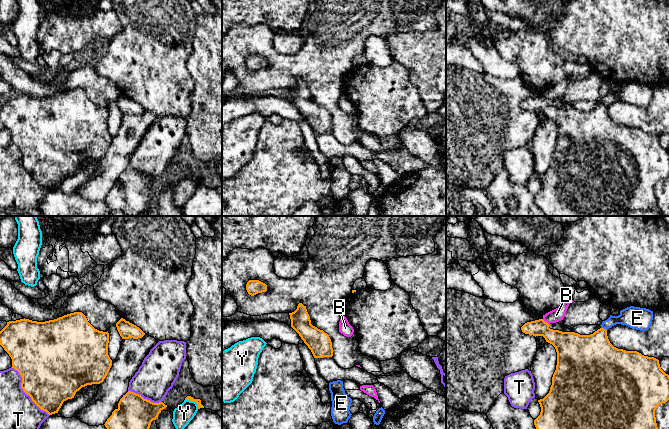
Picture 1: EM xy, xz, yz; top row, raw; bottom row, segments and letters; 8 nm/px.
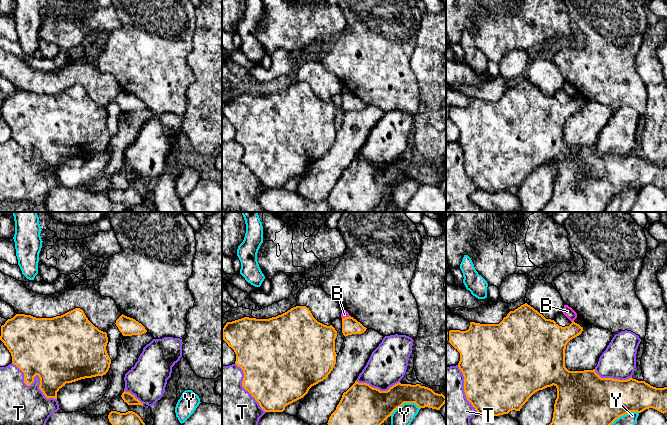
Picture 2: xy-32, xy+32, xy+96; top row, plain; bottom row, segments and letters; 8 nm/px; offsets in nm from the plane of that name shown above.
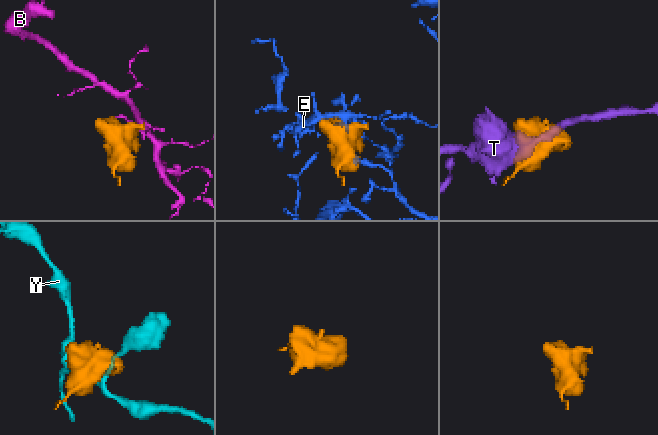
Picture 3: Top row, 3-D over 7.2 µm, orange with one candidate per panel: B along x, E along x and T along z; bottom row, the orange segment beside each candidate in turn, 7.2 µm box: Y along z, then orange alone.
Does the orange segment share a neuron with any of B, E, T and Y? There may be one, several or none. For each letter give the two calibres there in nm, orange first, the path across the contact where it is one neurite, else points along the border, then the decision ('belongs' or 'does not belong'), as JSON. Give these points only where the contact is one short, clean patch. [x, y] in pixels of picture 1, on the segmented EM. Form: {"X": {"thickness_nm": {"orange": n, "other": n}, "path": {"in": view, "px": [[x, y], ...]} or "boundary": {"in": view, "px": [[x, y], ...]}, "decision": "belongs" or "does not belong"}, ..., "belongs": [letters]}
{"B": {"thickness_nm": {"orange": 190, "other": 110}, "decision": "does not belong"}, "E": {"thickness_nm": {"orange": 380, "other": 160}, "decision": "does not belong"}, "T": {"thickness_nm": {"orange": 460, "other": 280}, "decision": "does not belong"}, "Y": {"thickness_nm": {"orange": 50, "other": 160}, "decision": "does not belong"}, "belongs": []}

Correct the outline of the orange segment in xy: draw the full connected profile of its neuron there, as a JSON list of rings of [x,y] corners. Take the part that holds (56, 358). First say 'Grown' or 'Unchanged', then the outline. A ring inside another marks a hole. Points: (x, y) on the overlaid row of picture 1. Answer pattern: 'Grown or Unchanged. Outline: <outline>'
Unchanged. Outline: [[[82,312],[45,322],[25,318],[9,321],[0,331],[0,345],[22,377],[21,388],[49,415],[58,413],[63,402],[74,398],[82,387],[104,381],[112,366],[108,343],[108,331],[95,329]]]

